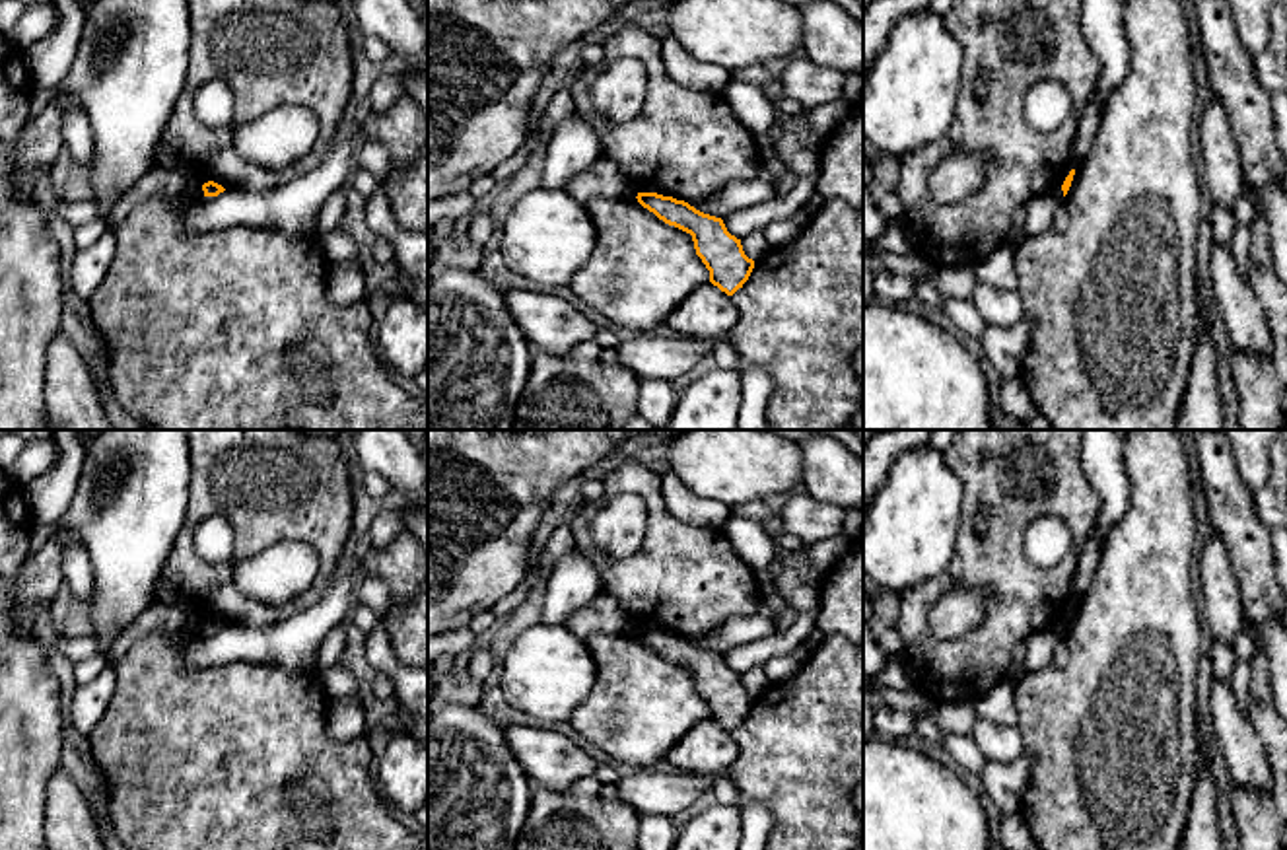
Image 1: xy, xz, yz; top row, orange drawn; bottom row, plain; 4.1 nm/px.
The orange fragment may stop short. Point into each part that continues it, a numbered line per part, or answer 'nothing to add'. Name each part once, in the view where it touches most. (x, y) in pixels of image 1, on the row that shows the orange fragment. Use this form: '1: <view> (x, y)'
nothing to add

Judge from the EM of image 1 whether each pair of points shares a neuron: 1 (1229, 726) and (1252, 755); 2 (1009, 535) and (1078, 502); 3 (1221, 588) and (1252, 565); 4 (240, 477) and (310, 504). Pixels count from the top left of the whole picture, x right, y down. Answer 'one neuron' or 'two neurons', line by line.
1: one neuron
2: one neuron
3: two neurons
4: one neuron

